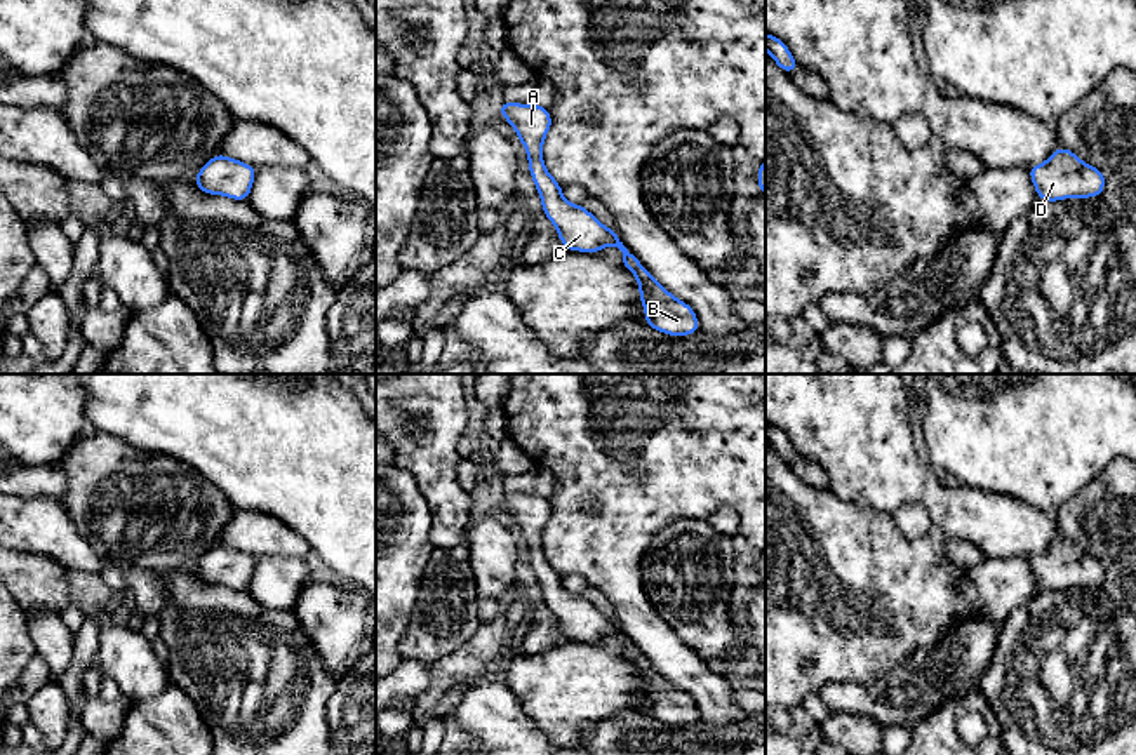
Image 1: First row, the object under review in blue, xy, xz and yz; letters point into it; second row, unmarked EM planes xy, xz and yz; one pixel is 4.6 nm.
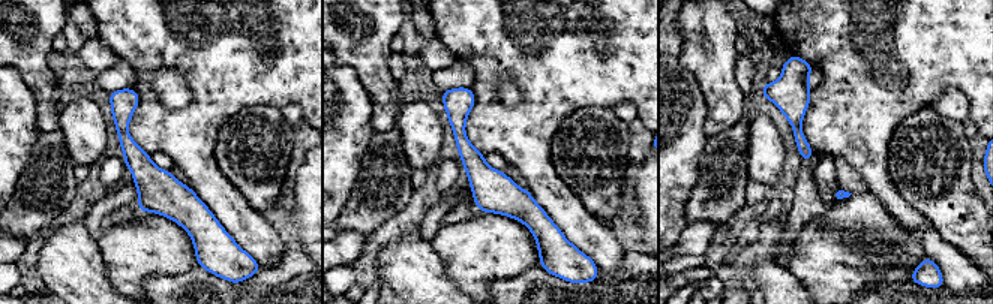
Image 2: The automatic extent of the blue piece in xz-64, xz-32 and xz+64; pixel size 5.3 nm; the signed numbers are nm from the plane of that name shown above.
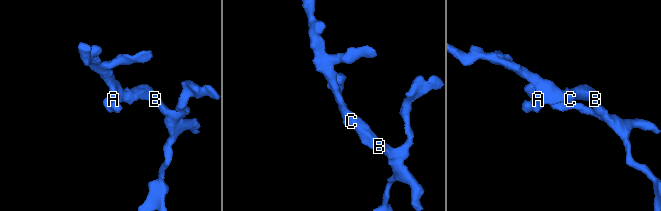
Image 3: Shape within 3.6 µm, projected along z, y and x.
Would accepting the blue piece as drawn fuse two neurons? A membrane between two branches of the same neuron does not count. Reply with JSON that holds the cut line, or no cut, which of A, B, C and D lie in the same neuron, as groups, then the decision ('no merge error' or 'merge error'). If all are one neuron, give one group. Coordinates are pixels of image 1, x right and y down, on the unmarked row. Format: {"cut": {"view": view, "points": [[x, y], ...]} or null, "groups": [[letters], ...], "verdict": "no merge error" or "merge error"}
{"cut": null, "groups": [["A", "B", "C", "D"]], "verdict": "no merge error"}

